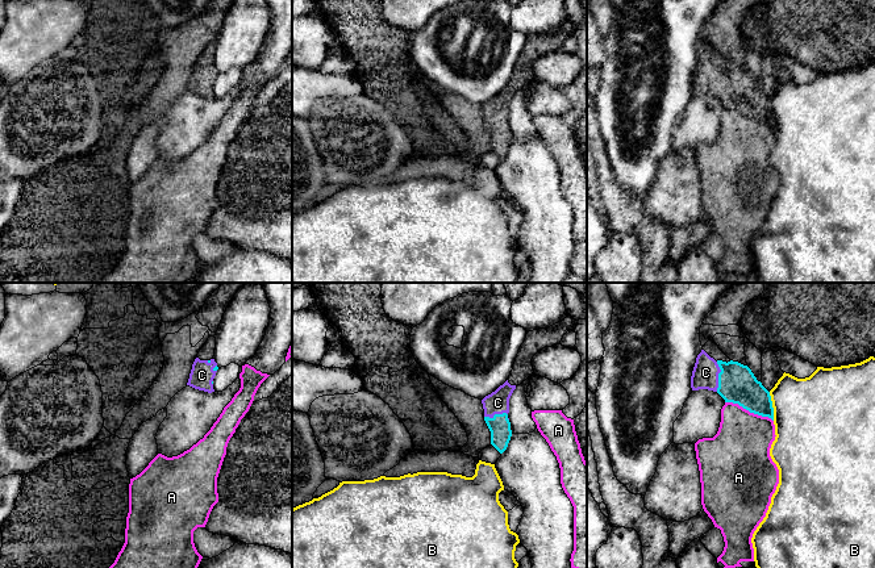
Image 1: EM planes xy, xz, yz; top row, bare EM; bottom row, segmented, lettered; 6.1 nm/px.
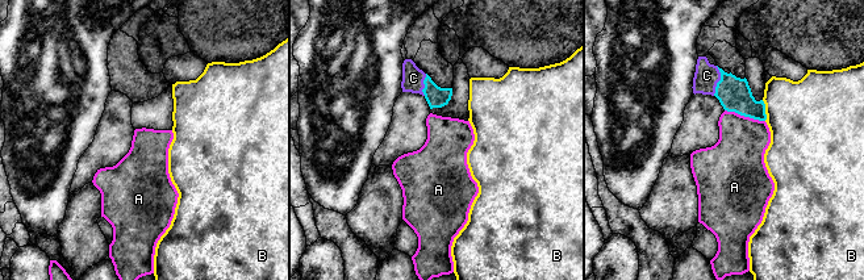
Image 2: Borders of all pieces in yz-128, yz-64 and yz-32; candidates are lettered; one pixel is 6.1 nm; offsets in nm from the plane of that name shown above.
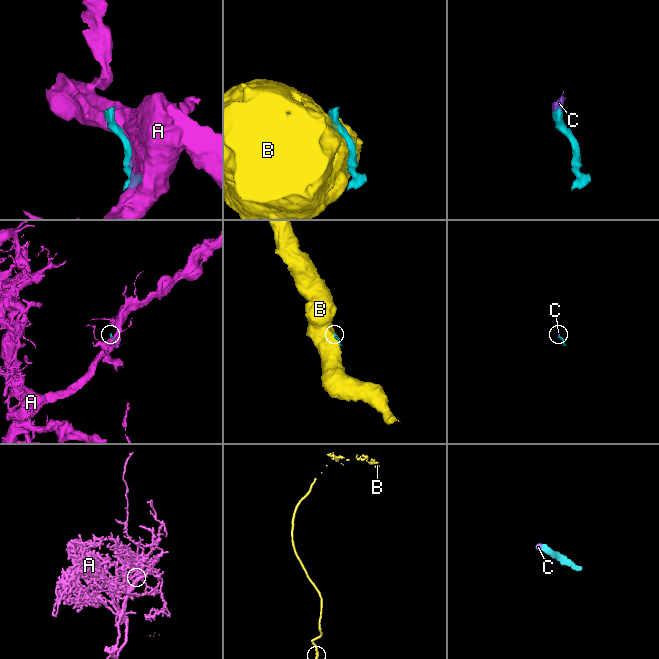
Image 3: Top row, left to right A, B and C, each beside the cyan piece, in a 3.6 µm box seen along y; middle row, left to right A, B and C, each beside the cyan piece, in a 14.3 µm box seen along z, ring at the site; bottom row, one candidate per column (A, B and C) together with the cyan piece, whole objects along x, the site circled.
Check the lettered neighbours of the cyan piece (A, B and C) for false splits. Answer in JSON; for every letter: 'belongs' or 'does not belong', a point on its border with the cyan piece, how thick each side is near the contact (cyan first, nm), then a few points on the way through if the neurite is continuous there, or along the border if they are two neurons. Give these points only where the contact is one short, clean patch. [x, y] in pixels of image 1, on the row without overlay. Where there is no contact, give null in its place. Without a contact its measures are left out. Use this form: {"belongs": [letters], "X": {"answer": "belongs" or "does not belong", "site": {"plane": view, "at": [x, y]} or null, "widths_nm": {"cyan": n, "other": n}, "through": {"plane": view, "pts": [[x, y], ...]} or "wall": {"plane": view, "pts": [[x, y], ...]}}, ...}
{"belongs": ["C"], "A": {"answer": "does not belong", "site": {"plane": "yz", "at": [749, 116]}, "widths_nm": {"cyan": 240, "other": 360}}, "B": {"answer": "does not belong", "site": {"plane": "yz", "at": [771, 112]}, "widths_nm": {"cyan": 240, "other": 460}}, "C": {"answer": "belongs", "site": {"plane": "yz", "at": [719, 82]}, "widths_nm": {"cyan": 240, "other": 160}, "through": {"plane": "yz", "pts": [[737, 90], [719, 82], [705, 78]]}}}

